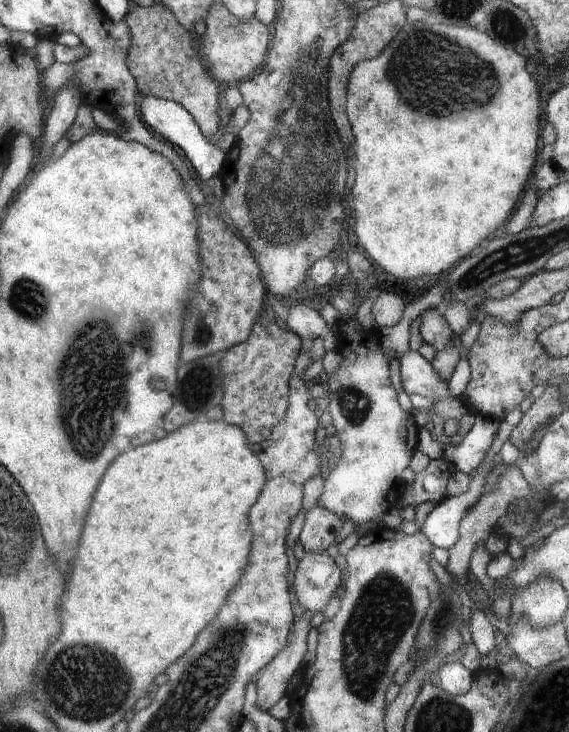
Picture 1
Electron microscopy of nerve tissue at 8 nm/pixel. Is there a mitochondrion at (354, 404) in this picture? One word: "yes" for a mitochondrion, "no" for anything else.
yes

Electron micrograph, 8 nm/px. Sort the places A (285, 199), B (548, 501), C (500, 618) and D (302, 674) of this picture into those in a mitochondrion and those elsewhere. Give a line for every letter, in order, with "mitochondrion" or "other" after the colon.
A: mitochondrion
B: other
C: other
D: other

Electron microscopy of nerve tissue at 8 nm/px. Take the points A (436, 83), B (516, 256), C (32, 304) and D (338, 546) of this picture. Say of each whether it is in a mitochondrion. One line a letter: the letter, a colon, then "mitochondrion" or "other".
A: mitochondrion
B: mitochondrion
C: mitochondrion
D: other

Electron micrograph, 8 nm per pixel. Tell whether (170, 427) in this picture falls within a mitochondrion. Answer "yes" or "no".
no

